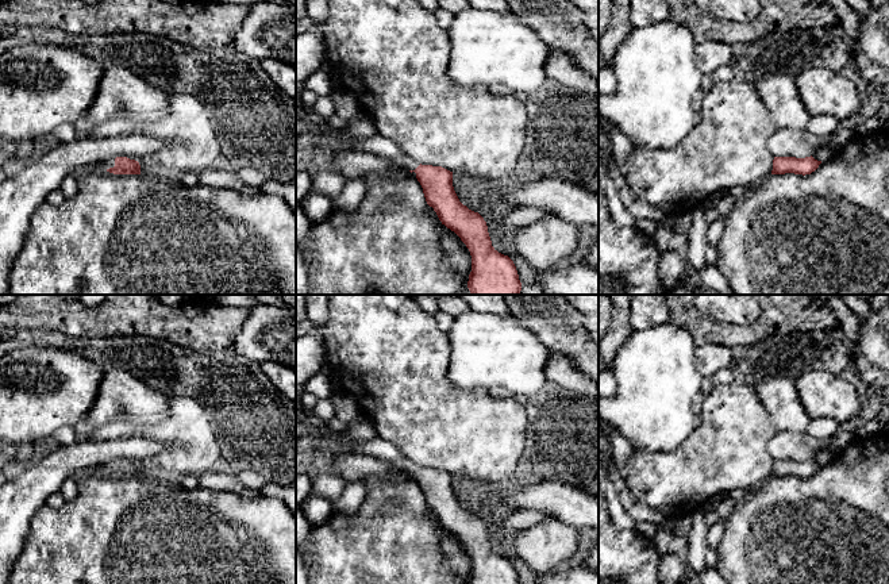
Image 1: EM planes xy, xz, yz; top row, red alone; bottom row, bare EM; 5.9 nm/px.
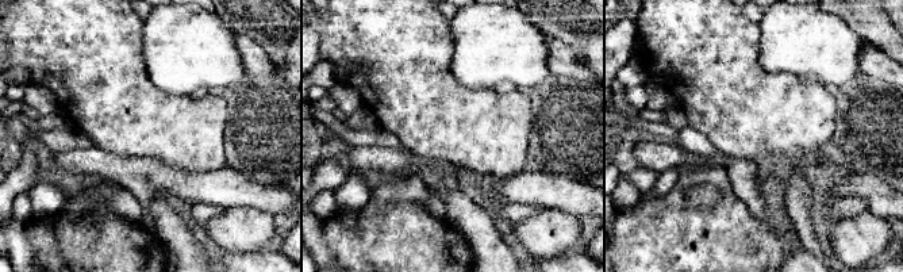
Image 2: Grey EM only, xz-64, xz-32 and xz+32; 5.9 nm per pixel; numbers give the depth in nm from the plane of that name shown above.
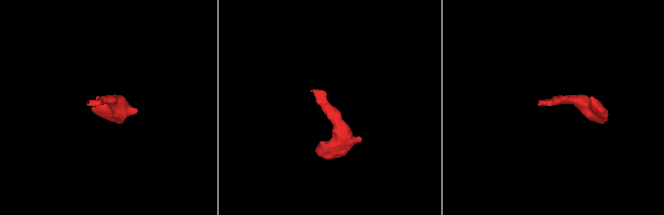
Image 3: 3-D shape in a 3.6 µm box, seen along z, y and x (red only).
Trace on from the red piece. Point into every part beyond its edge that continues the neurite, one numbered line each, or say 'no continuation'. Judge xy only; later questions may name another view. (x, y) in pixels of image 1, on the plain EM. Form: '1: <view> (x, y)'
1: xy (104, 468)

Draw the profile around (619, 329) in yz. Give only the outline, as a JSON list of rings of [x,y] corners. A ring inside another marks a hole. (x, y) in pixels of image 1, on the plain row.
[[[609,295],[612,301],[611,322],[600,341],[599,349],[605,368],[612,370],[616,351],[624,345],[631,334],[630,303],[632,295]]]

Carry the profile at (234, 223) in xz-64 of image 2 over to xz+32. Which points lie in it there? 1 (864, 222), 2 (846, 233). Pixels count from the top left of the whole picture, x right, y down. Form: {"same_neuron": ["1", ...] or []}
{"same_neuron": ["1", "2"]}

